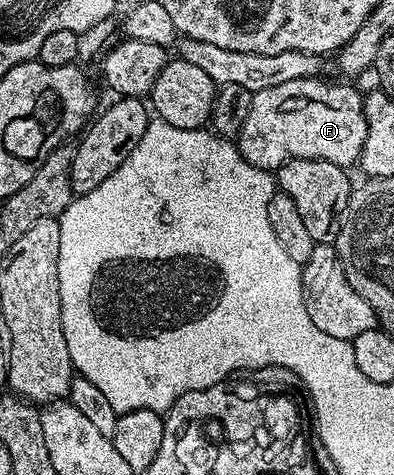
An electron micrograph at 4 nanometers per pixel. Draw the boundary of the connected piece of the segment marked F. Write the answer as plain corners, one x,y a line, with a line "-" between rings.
323,77
289,80
287,84
277,84
274,88
262,88
255,91
252,103
244,117
244,123
235,139
240,155
254,168
262,168
269,172
280,169
282,164
290,160
330,160
330,164
338,164
352,168
359,163
360,153
366,144
366,116
364,115
365,95
355,90
355,85
335,86
332,82
323,82

